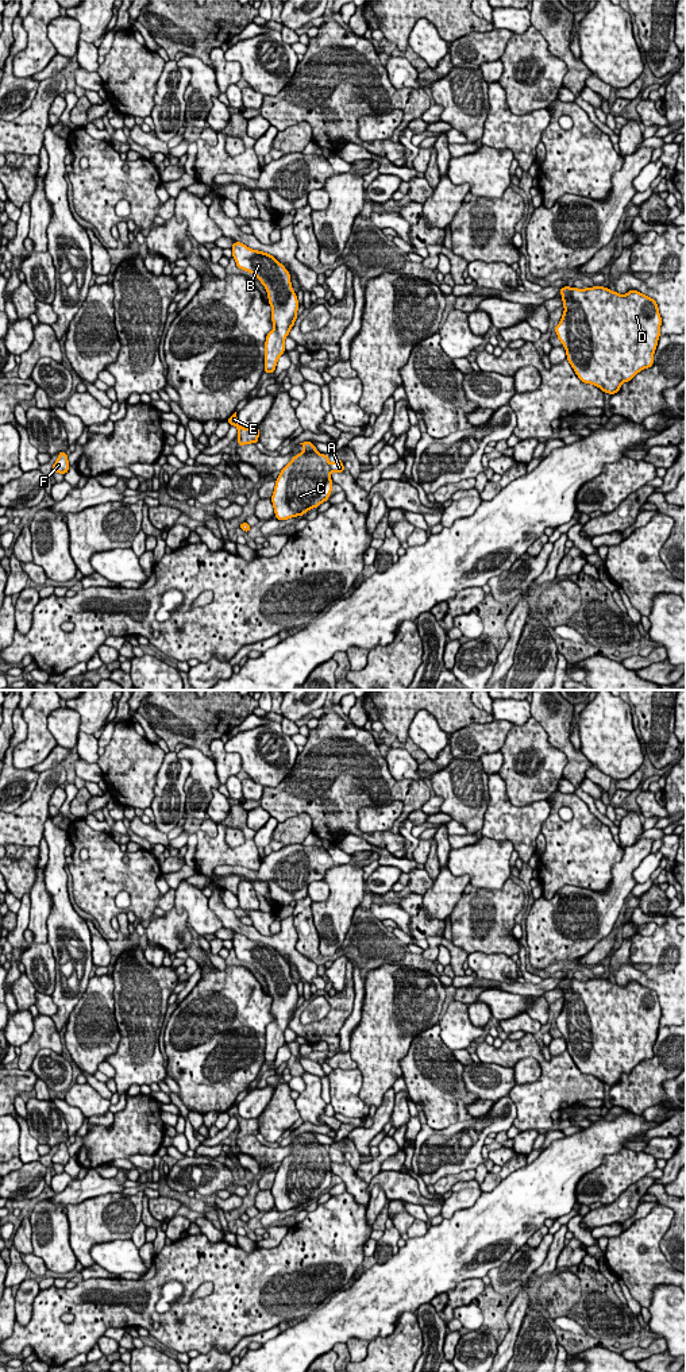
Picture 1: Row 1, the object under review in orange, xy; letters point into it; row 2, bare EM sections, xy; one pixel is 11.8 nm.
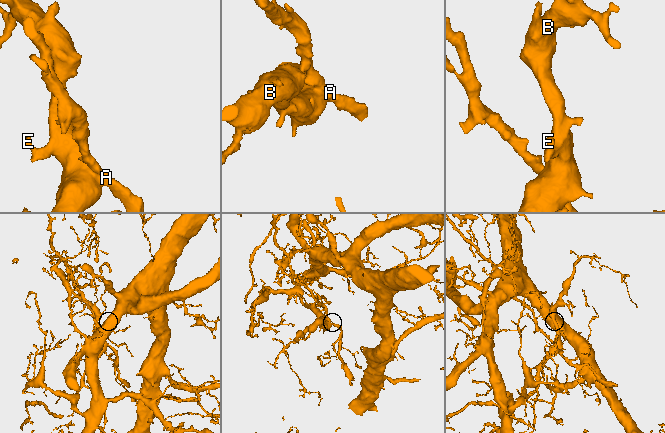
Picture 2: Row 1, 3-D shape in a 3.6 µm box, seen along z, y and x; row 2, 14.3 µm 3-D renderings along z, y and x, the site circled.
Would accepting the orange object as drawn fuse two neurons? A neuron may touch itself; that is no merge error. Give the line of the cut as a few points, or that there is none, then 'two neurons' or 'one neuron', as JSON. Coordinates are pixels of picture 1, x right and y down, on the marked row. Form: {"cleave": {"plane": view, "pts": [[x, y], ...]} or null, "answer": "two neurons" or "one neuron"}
{"cleave": {"plane": "xy", "pts": [[330, 466], [332, 470]]}, "answer": "two neurons"}

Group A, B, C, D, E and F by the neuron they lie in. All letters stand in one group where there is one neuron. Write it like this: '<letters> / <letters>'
A / B C D E F

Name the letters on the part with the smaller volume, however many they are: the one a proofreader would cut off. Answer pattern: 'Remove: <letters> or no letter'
Remove: A

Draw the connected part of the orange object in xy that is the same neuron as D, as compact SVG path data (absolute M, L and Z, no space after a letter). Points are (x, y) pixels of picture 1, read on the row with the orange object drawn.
M567 285L559 293L564 312L554 329L566 350L566 359L582 382L614 394L623 382L629 382L639 371L654 365L662 325L654 298L633 289L621 296L604 286L578 289Z

